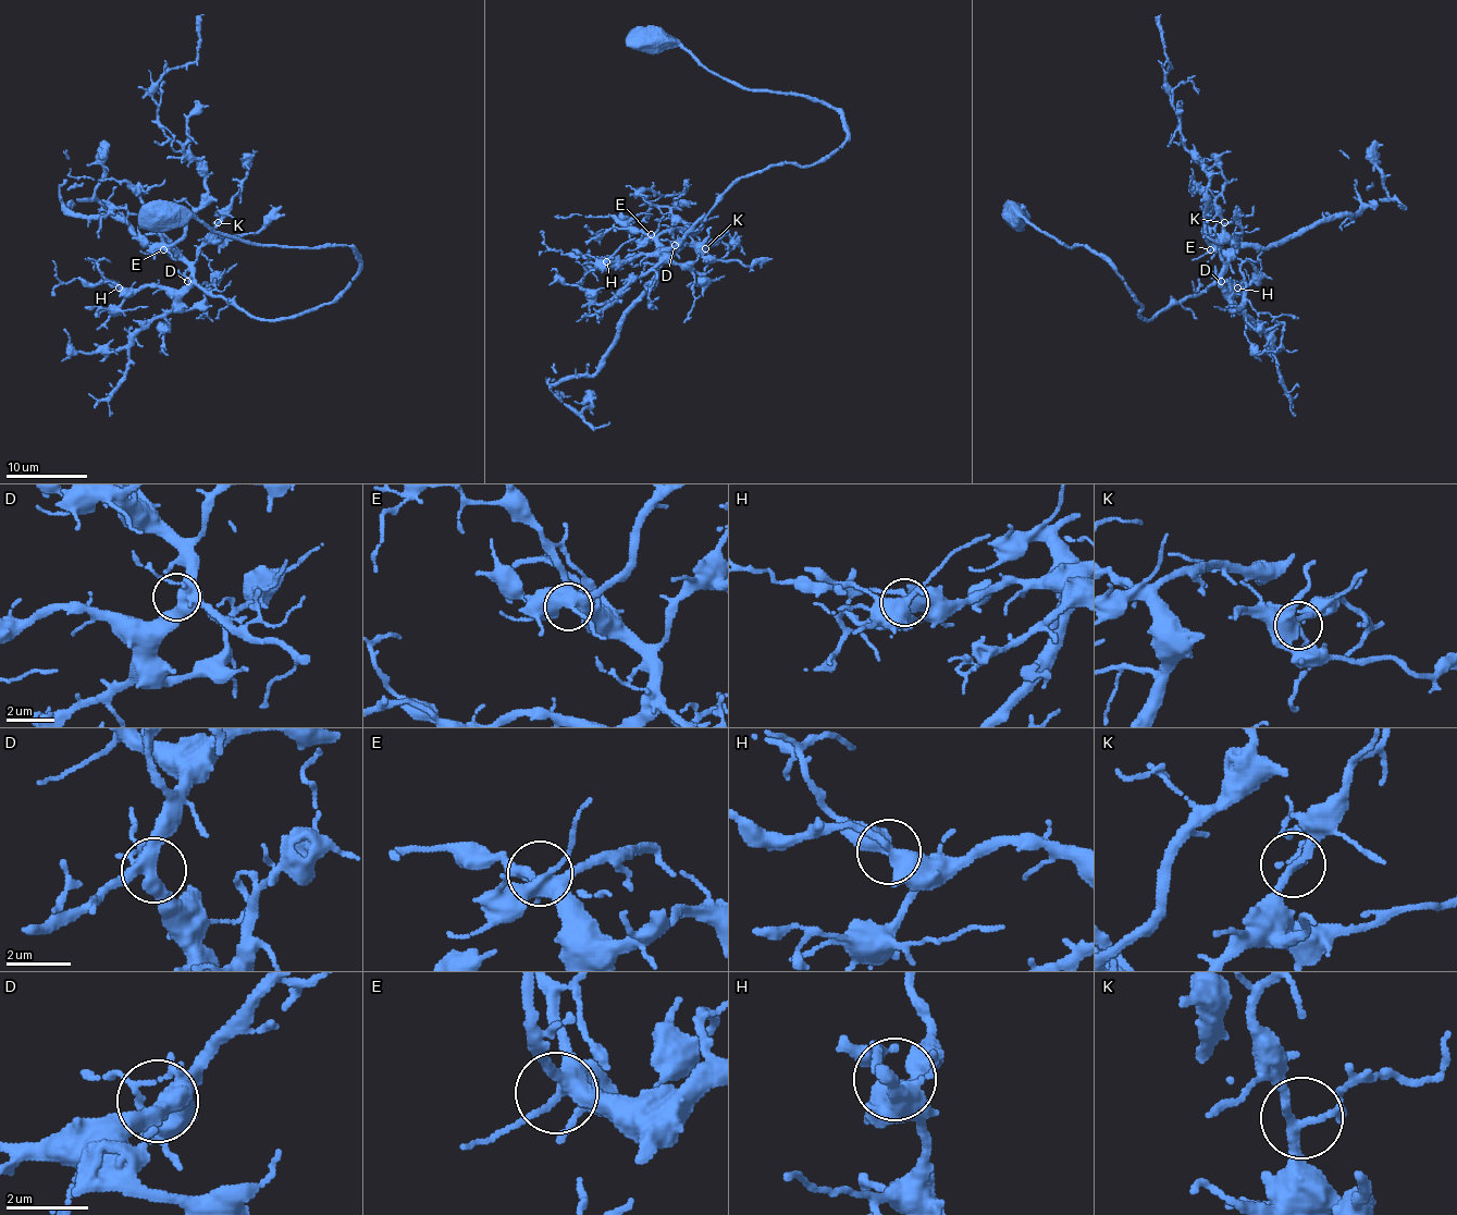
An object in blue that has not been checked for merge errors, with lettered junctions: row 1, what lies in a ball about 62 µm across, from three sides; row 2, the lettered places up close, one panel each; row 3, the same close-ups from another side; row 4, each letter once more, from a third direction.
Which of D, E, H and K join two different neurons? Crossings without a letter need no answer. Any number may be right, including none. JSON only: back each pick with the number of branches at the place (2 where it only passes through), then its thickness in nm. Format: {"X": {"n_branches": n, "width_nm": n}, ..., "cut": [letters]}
{"cut": []}

